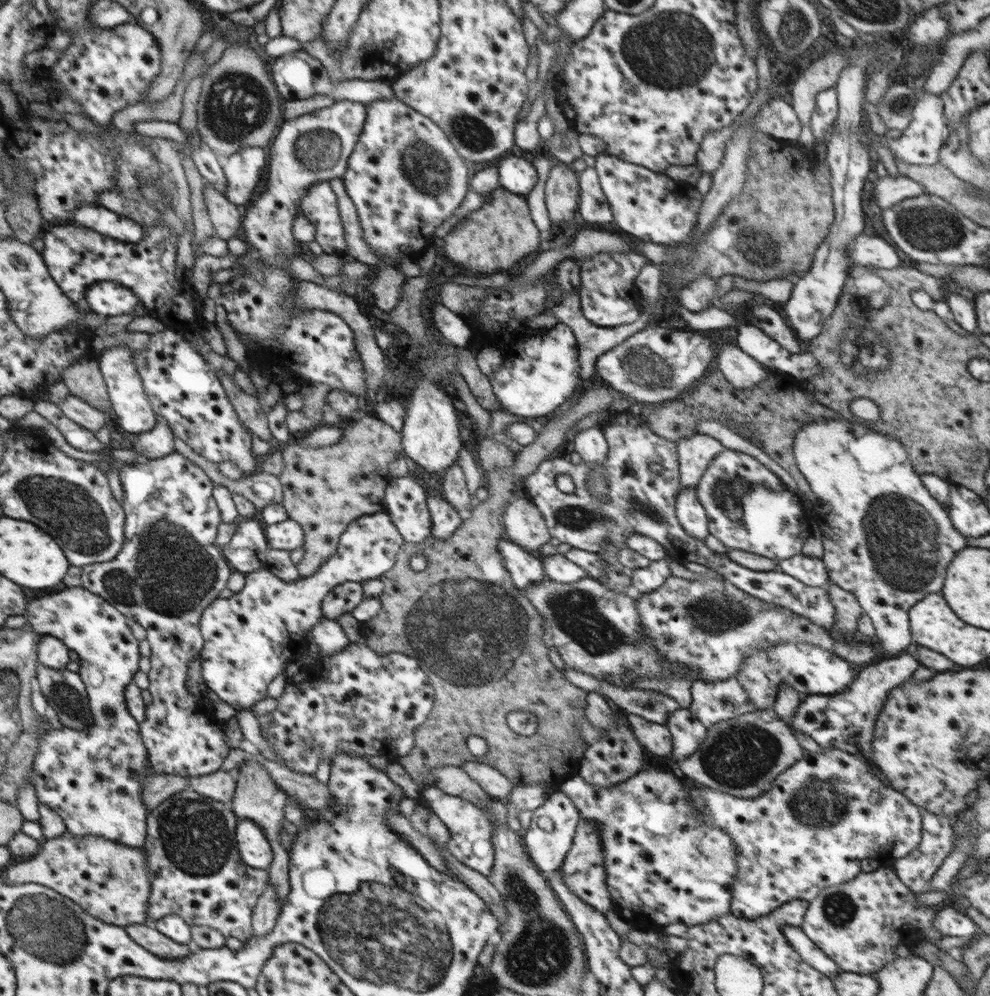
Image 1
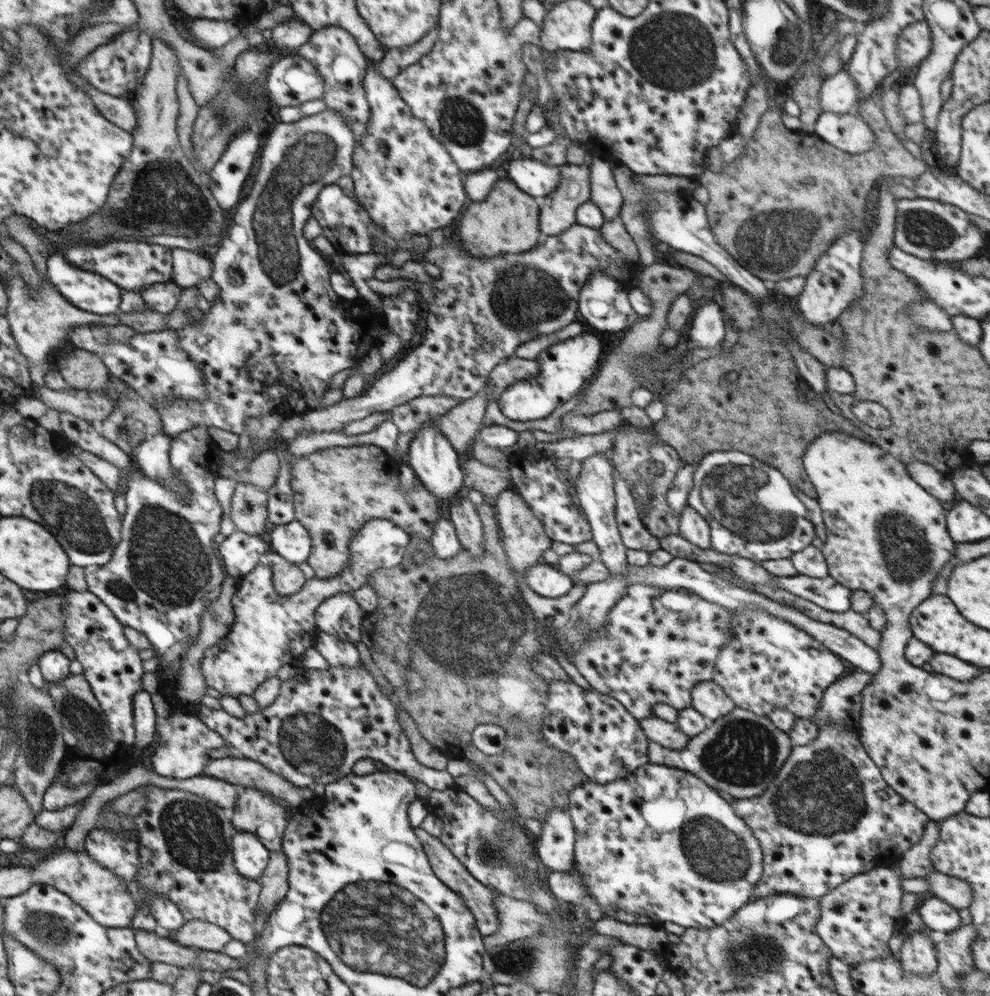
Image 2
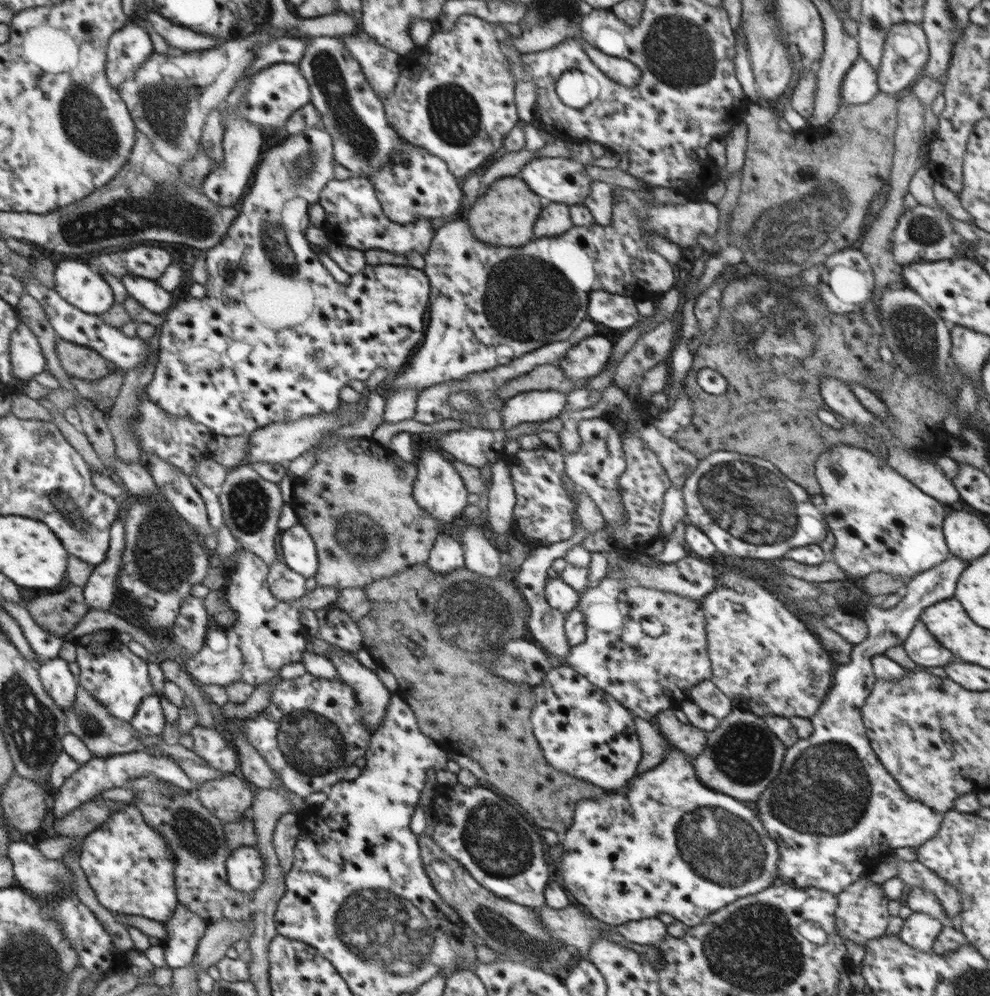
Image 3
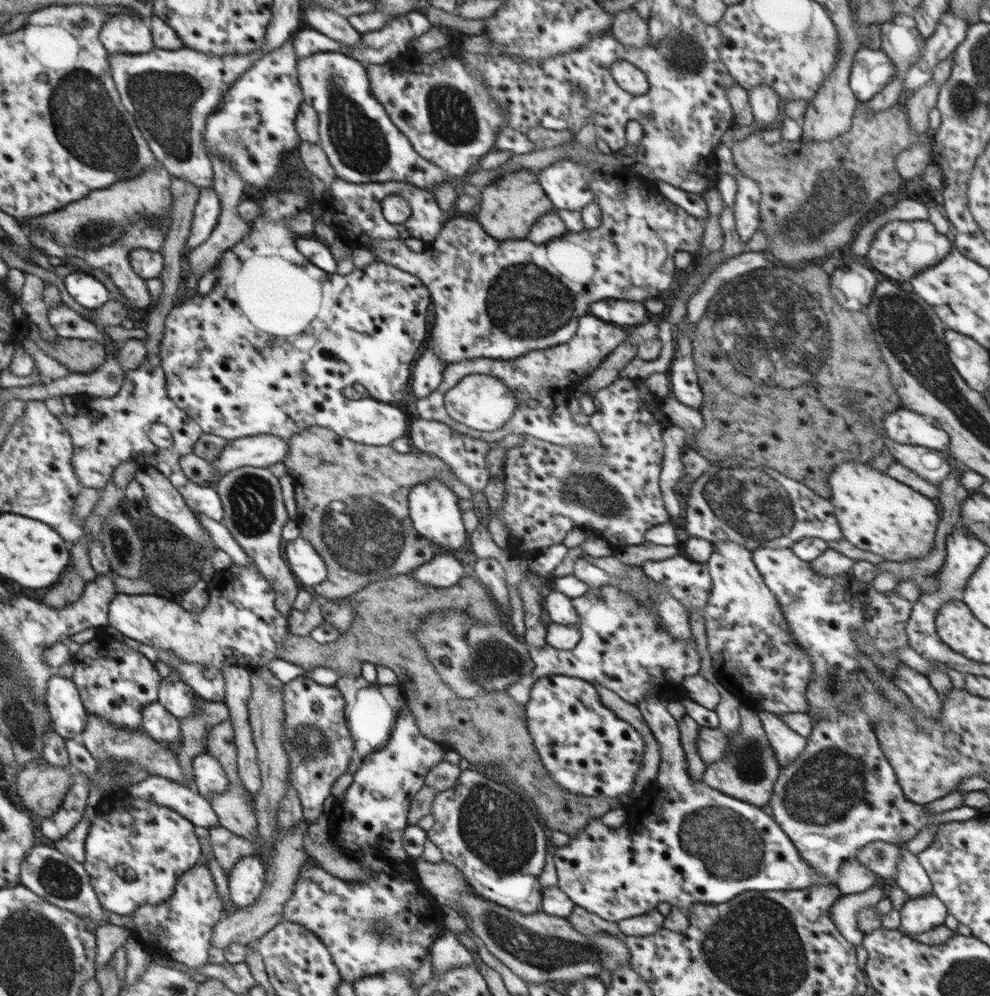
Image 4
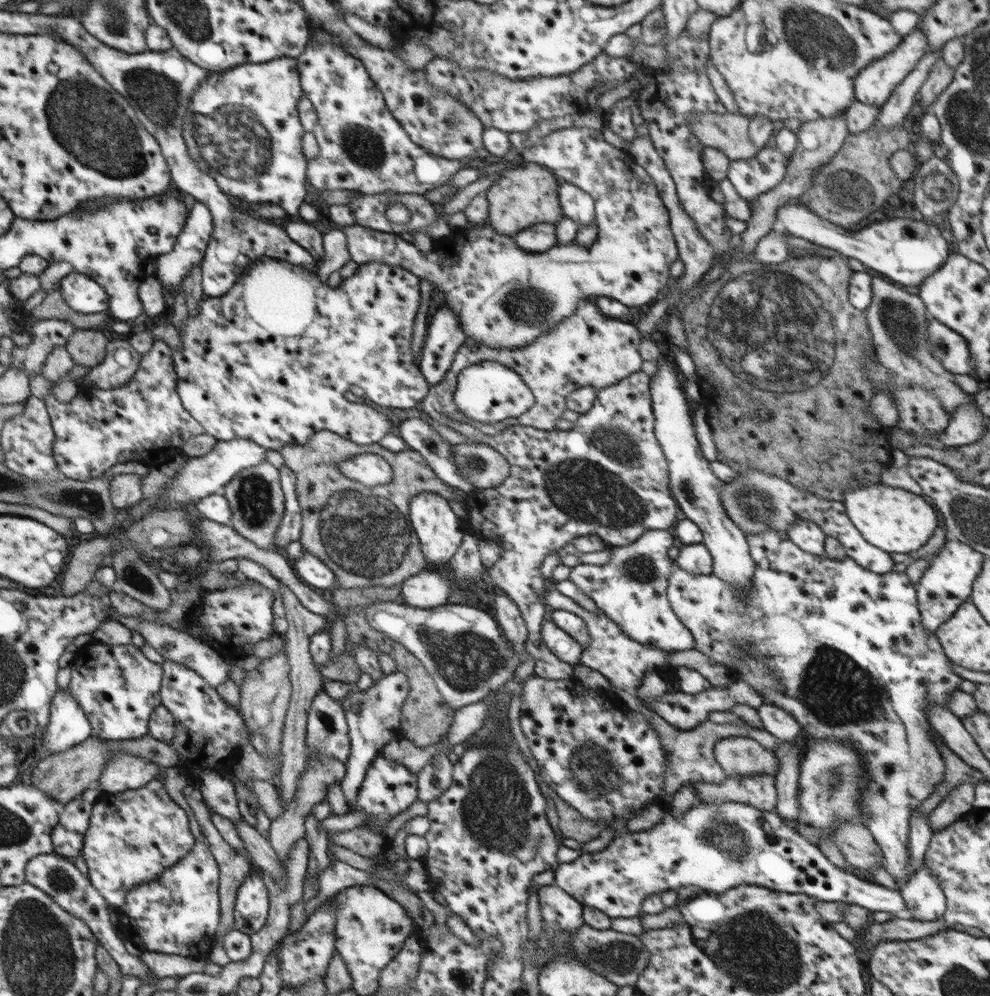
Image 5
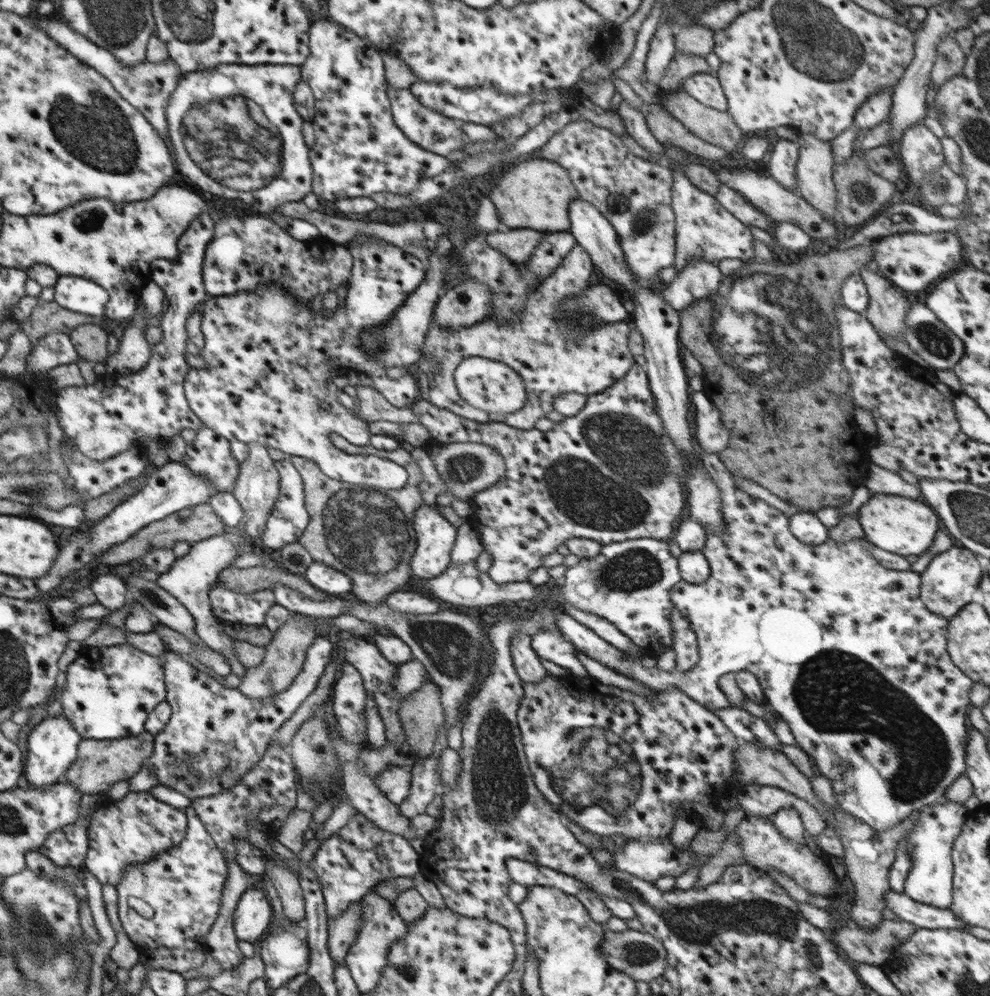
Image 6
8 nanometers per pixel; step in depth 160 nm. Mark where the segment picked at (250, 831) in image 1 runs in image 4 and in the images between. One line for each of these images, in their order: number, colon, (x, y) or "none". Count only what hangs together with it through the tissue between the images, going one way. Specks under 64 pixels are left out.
2: (250, 856)
3: (244, 866)
4: (246, 880)

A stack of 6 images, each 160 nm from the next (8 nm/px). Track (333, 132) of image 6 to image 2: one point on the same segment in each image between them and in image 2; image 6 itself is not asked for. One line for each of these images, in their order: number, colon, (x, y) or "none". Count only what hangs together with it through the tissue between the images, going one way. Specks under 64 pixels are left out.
2: (334, 53)
3: (354, 116)
4: (361, 142)
5: (363, 148)

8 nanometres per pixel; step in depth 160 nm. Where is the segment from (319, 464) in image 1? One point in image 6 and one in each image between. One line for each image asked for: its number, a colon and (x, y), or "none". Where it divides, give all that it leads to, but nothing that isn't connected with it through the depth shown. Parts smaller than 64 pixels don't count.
2: (336, 490)
3: (357, 502)
4: (352, 499)
5: (361, 533)
6: (365, 533)

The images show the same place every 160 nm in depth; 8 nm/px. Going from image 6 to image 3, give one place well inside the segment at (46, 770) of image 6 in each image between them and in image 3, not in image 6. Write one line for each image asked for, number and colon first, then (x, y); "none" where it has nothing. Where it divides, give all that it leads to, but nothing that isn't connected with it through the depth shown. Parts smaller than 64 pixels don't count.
3: (55, 676)
4: (67, 711)
5: (69, 726)

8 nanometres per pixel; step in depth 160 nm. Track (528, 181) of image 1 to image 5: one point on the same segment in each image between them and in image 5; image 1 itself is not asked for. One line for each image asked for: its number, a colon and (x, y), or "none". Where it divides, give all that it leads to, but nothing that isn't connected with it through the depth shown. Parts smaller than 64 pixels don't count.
2: (537, 179)
3: (562, 180)
4: (567, 184)
5: (577, 205)

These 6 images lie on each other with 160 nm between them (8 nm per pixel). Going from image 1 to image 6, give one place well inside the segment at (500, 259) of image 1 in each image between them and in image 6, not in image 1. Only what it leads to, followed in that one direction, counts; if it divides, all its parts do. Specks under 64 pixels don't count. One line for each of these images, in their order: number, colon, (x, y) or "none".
2: (507, 221)
3: (504, 215)
4: (514, 202)
5: (525, 194)
6: (537, 194)

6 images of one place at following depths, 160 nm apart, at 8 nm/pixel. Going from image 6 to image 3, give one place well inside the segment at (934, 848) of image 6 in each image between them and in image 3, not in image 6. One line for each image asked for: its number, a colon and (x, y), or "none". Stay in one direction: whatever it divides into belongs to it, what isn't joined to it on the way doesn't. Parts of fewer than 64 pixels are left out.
3: (920, 929)
4: (922, 914)
5: (923, 893)

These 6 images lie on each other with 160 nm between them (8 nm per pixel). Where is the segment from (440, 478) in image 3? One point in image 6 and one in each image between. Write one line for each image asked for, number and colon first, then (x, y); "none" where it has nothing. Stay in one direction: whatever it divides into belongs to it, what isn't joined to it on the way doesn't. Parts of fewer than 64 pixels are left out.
4: (434, 511)
5: (438, 530)
6: (436, 536)

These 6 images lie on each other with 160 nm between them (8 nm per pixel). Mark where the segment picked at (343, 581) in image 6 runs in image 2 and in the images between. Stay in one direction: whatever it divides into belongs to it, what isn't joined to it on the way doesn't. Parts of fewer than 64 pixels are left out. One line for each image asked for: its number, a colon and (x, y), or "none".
2: (291, 541)
3: (300, 554)
4: (307, 566)
5: (313, 572)

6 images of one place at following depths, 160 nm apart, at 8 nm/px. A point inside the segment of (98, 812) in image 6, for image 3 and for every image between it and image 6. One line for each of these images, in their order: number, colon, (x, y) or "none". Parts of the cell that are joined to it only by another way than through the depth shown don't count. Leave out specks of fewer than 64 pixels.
3: (129, 865)
4: (134, 856)
5: (133, 836)

